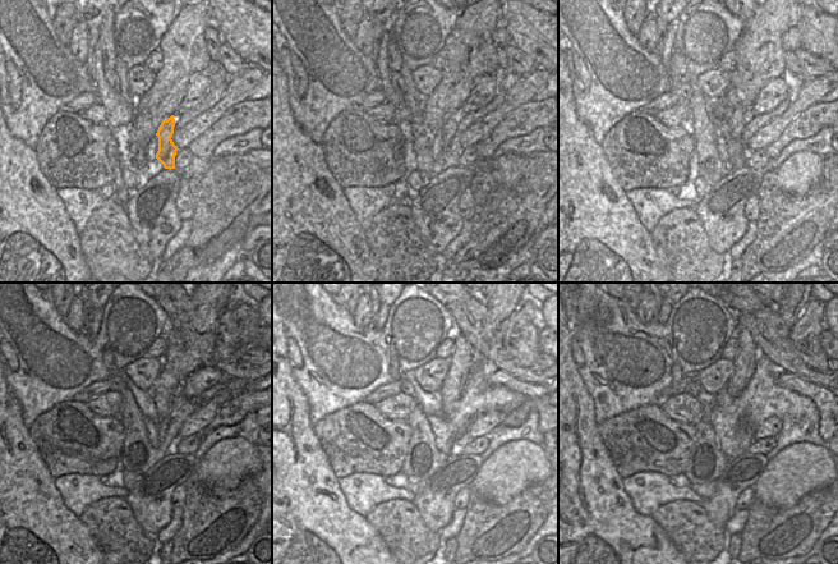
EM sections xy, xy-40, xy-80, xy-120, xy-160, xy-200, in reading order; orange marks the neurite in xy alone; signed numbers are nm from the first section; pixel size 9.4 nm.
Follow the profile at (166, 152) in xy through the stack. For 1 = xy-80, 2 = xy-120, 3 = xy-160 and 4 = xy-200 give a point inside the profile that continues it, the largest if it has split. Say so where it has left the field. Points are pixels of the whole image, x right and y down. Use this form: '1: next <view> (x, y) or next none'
1: next xy-80 (740, 100)
2: next xy-120 (157, 403)
3: next xy-160 (443, 402)
4: next xy-200 (745, 362)

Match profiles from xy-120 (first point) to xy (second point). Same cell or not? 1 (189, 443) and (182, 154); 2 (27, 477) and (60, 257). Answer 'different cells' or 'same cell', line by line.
1: same cell
2: same cell

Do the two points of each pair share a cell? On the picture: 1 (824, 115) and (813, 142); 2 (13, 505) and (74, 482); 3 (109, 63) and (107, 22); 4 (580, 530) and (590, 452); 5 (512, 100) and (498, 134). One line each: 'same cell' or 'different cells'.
1: different cells
2: different cells
3: same cell
4: same cell
5: different cells

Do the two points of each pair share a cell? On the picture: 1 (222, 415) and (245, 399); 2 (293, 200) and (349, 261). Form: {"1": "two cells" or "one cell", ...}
{"1": "one cell", "2": "one cell"}

